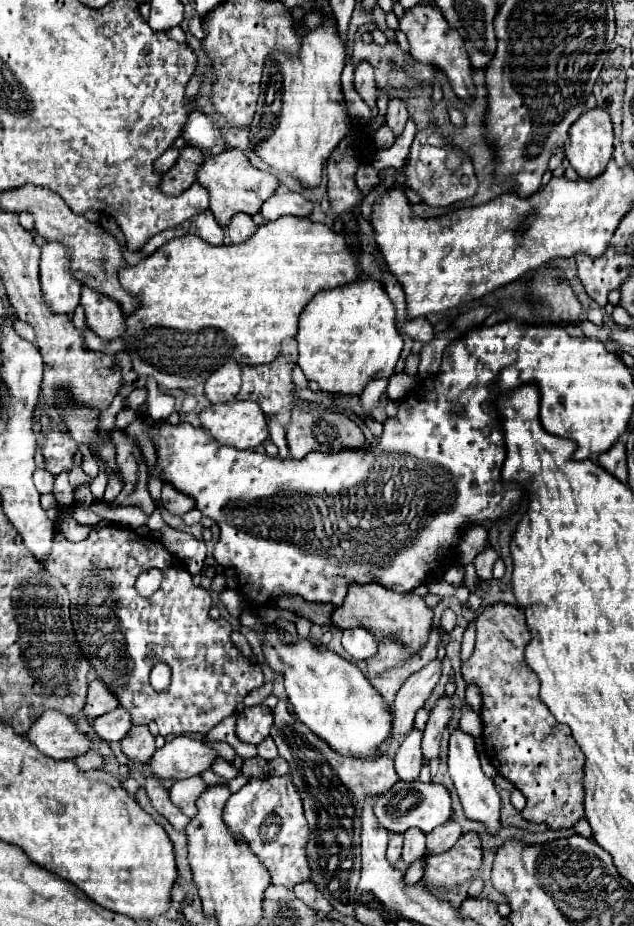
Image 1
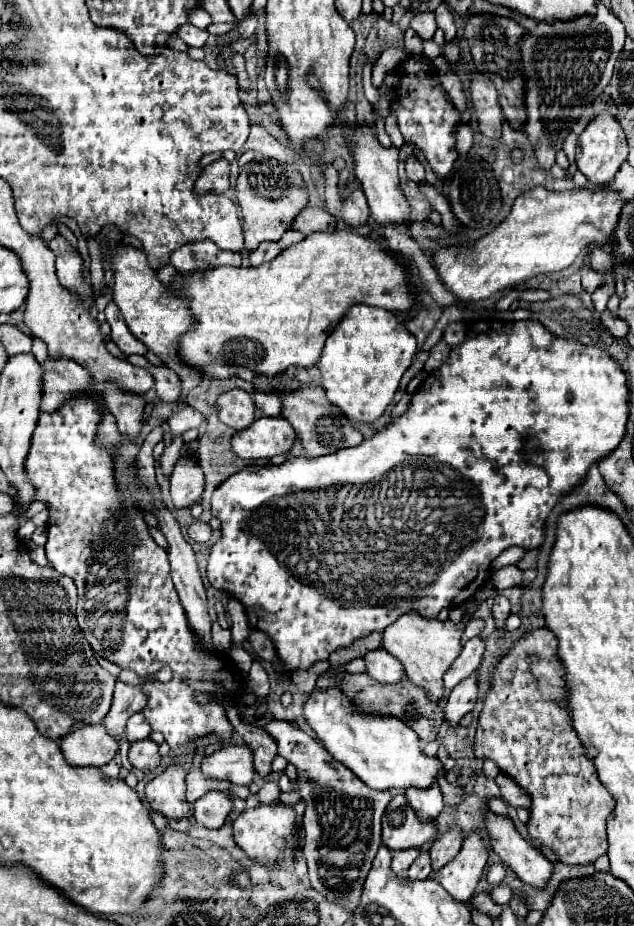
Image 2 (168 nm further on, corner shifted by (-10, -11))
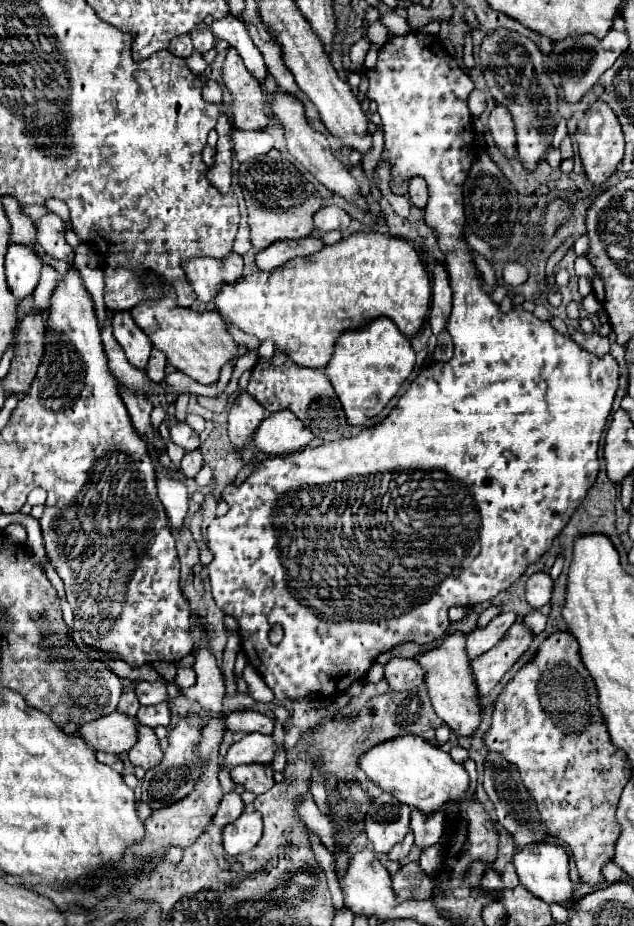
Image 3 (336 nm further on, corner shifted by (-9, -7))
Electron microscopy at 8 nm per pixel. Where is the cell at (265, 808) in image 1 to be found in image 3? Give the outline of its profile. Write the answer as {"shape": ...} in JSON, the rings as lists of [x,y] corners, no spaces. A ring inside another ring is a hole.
{"shape":[[[244,812],[238,820],[234,820],[232,824],[228,824],[222,830],[222,844],[226,854],[234,856],[234,854],[242,854],[242,852],[250,852],[262,838],[264,826],[262,826],[262,814],[260,812]]]}

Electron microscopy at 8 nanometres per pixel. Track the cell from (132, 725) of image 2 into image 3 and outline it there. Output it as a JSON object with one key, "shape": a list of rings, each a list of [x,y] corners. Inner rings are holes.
{"shape":[[[166,702],[154,704],[154,706],[140,706],[138,710],[138,722],[150,728],[156,726],[168,726],[170,724],[170,708]]]}

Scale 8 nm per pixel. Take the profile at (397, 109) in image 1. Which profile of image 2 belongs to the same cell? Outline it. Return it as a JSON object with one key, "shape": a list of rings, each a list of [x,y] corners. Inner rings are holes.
{"shape":[[[409,158],[407,164],[405,164],[405,172],[407,172],[407,178],[413,180],[413,182],[425,182],[425,170],[423,170],[423,162],[417,162],[415,158]]]}

